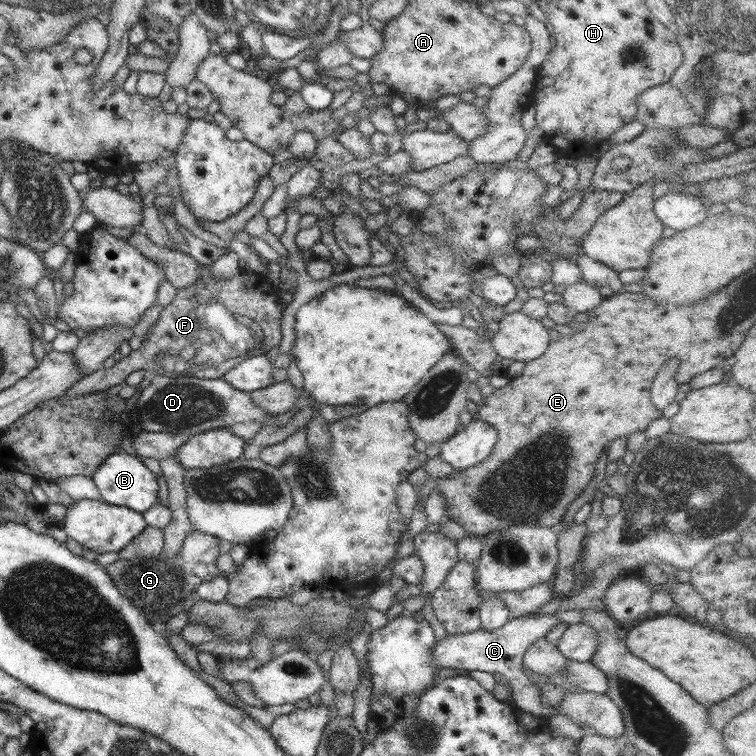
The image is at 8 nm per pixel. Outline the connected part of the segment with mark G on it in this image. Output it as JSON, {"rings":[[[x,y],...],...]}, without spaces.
{"rings":[[[194,530],[185,538],[176,556],[166,556],[162,552],[158,556],[136,556],[127,560],[119,558],[105,569],[122,596],[128,597],[136,608],[144,612],[155,630],[162,633],[165,623],[172,616],[184,612],[184,601],[190,598],[194,587],[223,575],[216,565],[220,556],[219,542],[215,536]]]}

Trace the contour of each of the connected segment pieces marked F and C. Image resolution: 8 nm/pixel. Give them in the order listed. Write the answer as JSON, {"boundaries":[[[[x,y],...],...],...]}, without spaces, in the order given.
{"boundaries":[[[[203,266],[201,271],[201,279],[196,284],[177,289],[177,300],[164,307],[158,323],[139,350],[116,361],[110,370],[101,369],[84,376],[62,397],[104,393],[124,384],[128,375],[139,370],[168,377],[222,379],[247,358],[266,355],[280,345],[285,308],[273,278],[243,270],[230,280],[216,280],[208,266]]],[[[554,614],[528,615],[510,619],[498,630],[475,630],[457,635],[447,635],[434,643],[431,656],[433,664],[438,670],[442,668],[464,668],[464,670],[480,670],[480,672],[499,672],[510,683],[513,691],[514,704],[522,711],[534,716],[546,718],[557,714],[557,706],[549,707],[541,703],[541,691],[536,688],[532,679],[528,678],[522,670],[523,656],[526,649],[539,638],[545,637],[550,630],[561,623]]]]}

